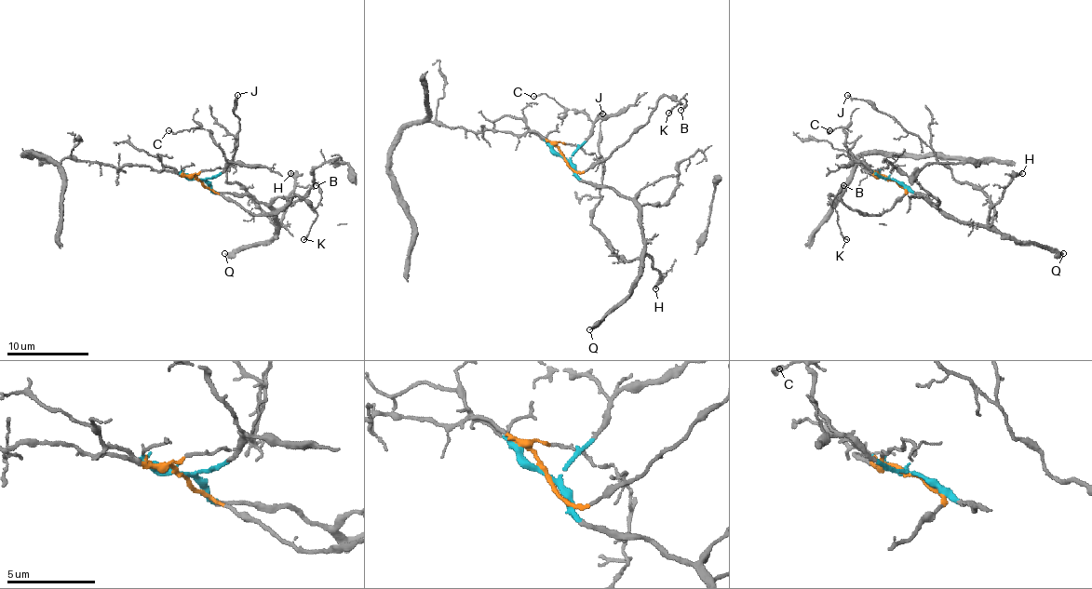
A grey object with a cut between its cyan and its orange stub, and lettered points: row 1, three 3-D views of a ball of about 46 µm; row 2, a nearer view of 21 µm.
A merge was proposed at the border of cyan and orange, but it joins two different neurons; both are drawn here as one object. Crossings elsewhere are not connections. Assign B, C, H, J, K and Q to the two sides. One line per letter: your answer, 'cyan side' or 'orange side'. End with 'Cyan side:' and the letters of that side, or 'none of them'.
B: orange side
C: cyan side
H: cyan side
J: cyan side
K: orange side
Q: cyan side
Cyan side: C, H, J, Q

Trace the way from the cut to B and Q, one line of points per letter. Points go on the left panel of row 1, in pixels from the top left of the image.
B: (199, 180), (209, 191), (257, 215), (276, 215), (296, 196), (316, 207), (320, 198), (316, 184)
Q: (199, 180), (218, 193), (249, 194), (263, 203), (279, 223), (267, 242), (240, 246), (224, 254)

